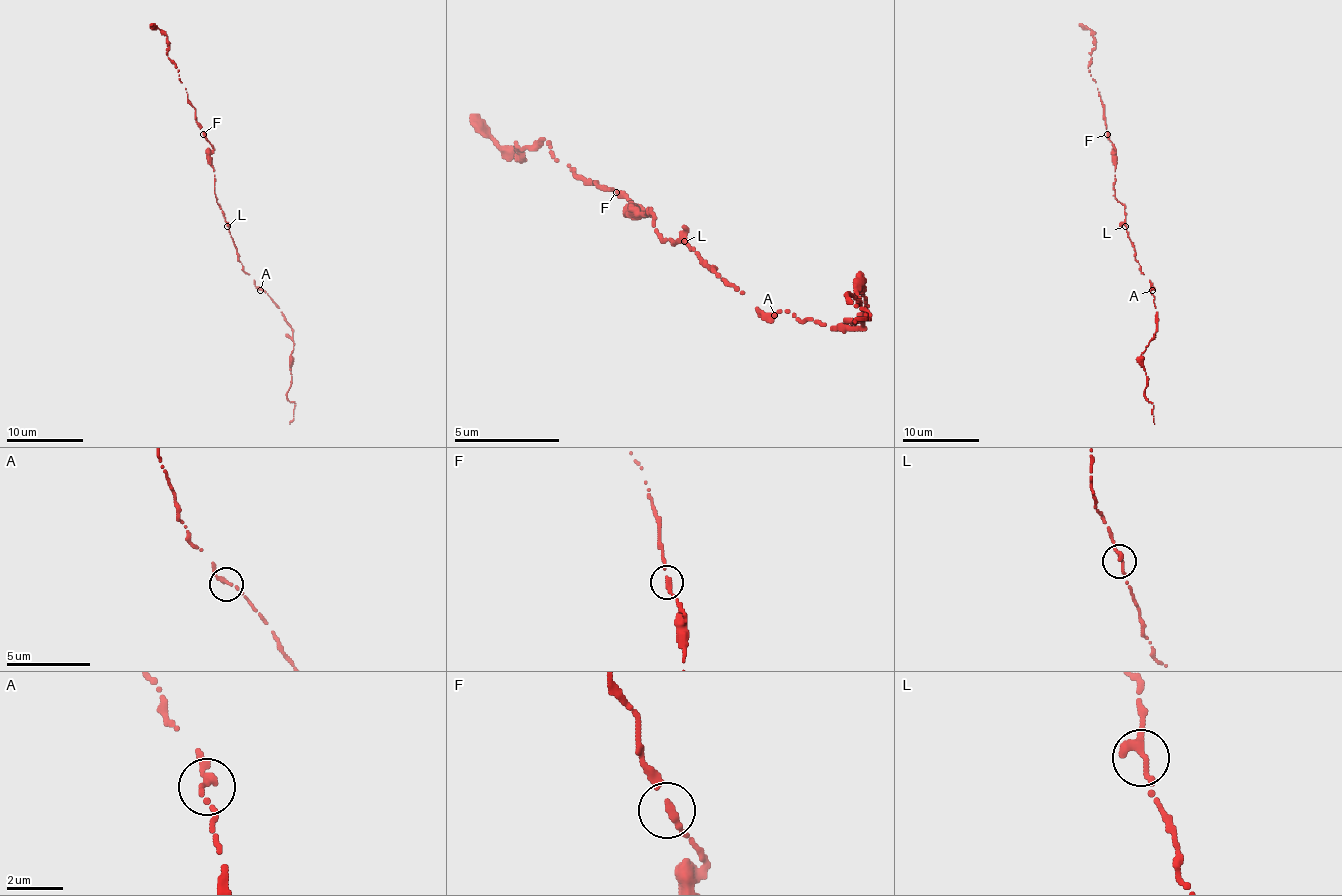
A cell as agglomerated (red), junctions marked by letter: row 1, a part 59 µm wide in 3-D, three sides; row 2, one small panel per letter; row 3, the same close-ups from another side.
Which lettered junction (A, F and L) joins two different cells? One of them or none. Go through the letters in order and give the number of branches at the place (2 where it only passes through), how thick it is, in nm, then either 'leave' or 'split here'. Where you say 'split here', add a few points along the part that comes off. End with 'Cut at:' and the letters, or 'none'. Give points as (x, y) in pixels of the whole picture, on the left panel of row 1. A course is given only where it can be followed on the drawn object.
A: 2 branches meet; 240 nm thick; leave
F: 2 branches meet; 240 nm thick; leave
L: 2 branches meet; 280 nm thick; leave
Cut at: none

